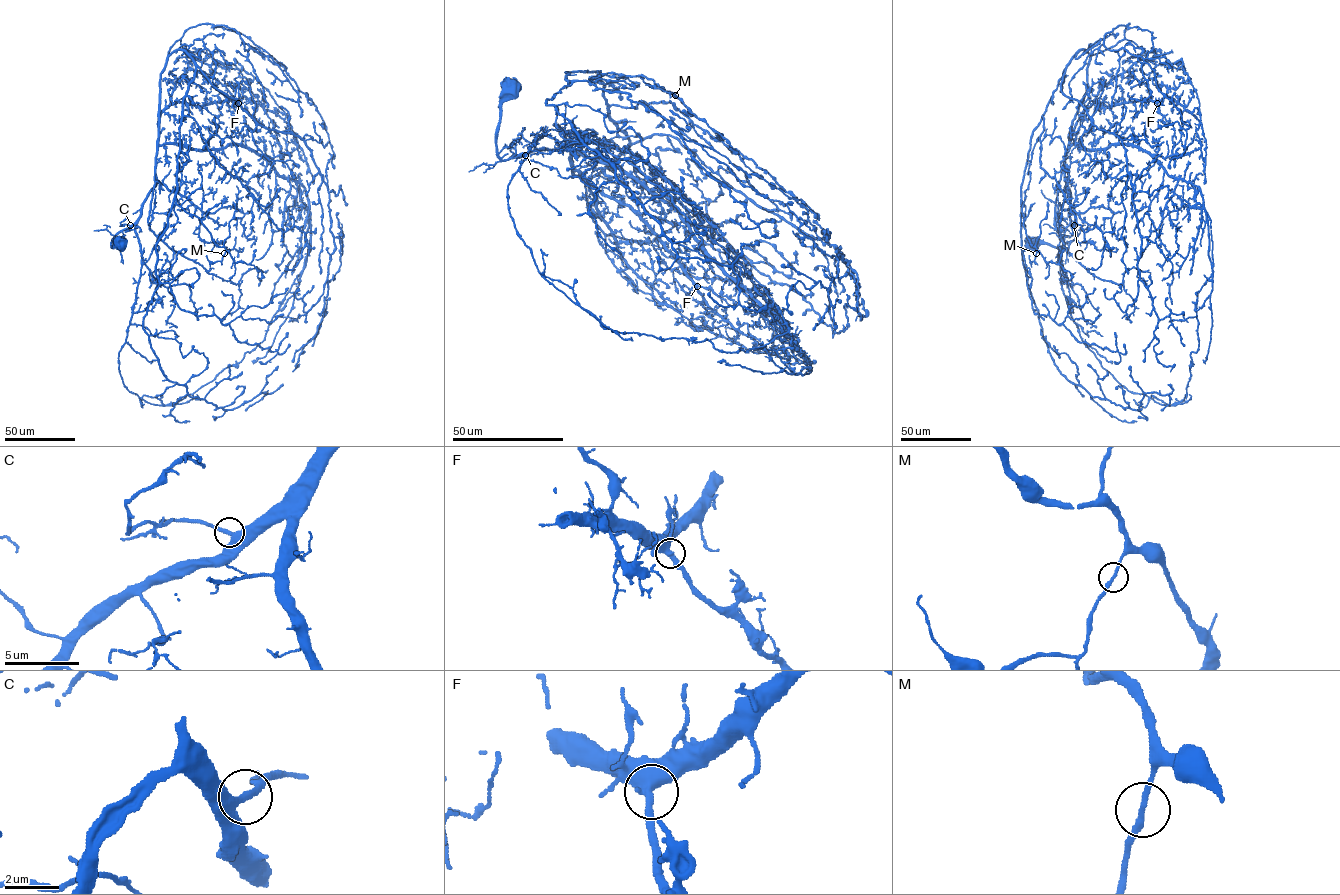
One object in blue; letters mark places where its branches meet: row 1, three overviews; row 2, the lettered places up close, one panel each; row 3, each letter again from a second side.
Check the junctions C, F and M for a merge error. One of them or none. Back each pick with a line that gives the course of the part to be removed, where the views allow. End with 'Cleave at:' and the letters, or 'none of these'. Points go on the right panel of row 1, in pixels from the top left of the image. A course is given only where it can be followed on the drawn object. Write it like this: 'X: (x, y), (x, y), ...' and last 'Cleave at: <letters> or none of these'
Cleave at: none of these

